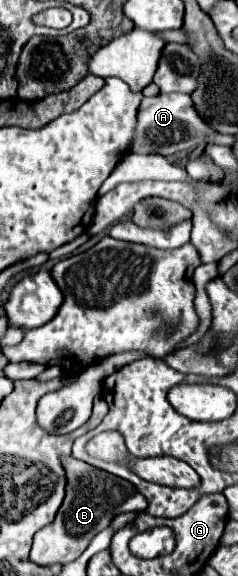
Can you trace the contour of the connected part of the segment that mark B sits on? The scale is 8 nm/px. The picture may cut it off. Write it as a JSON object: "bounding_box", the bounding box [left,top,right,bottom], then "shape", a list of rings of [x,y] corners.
{"bounding_box":[30,456,148,558],"shape":[[[72,456],[64,458],[64,468],[68,474],[66,498],[54,522],[36,532],[30,558],[78,558],[92,538],[110,526],[114,516],[124,512],[142,512],[148,508],[148,502],[140,496],[140,492],[136,492],[136,486],[118,476],[84,464]]]}

